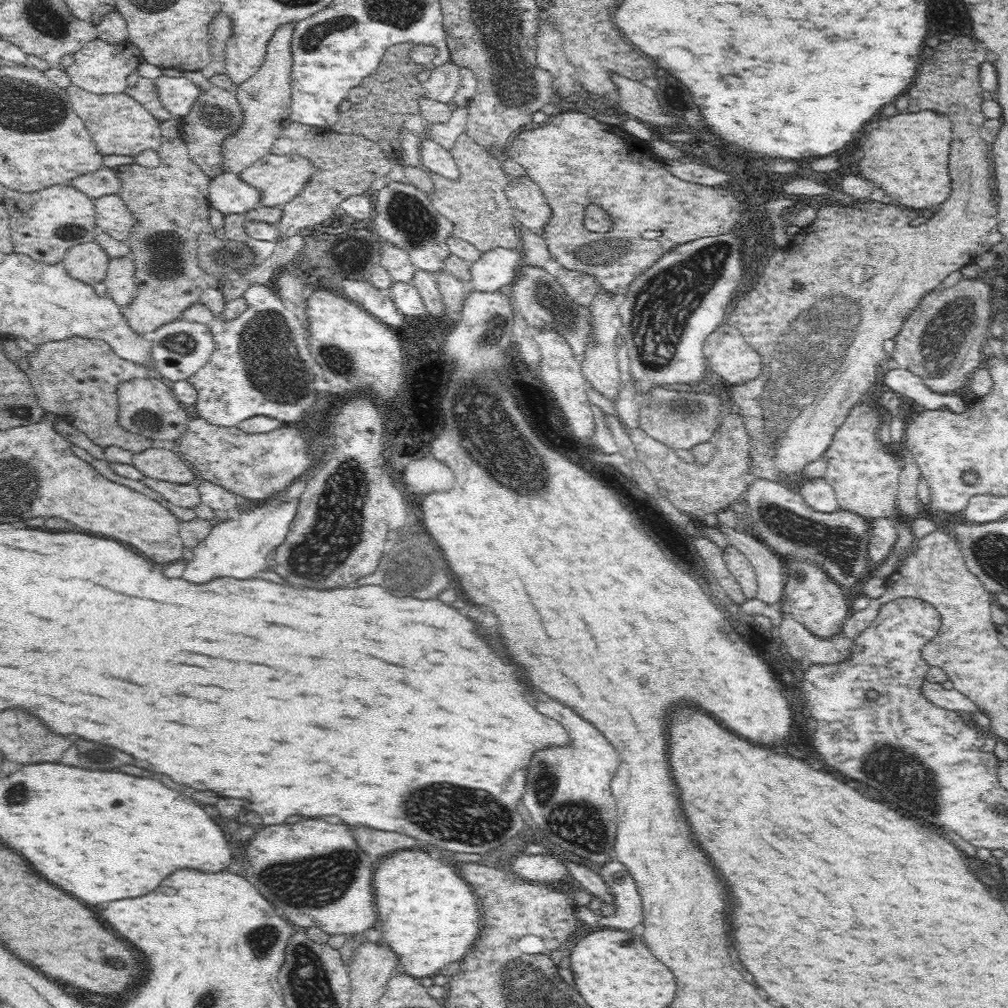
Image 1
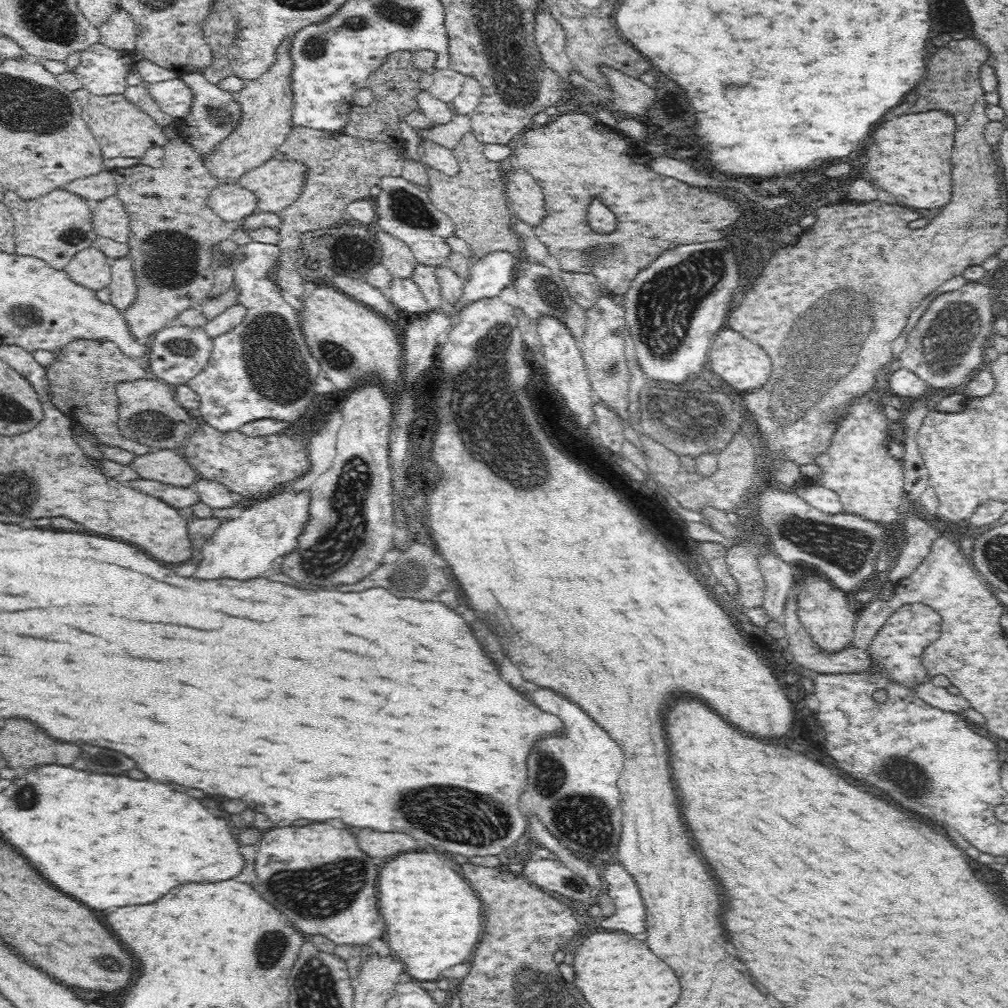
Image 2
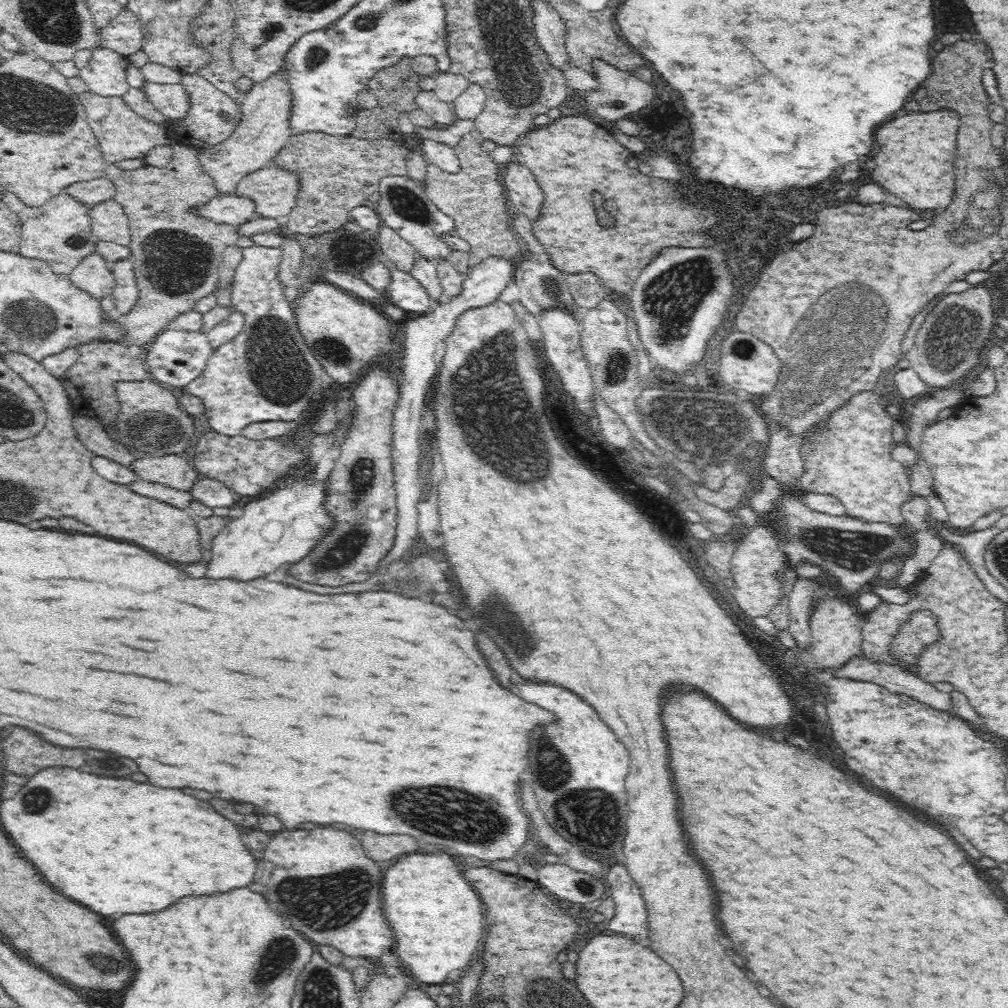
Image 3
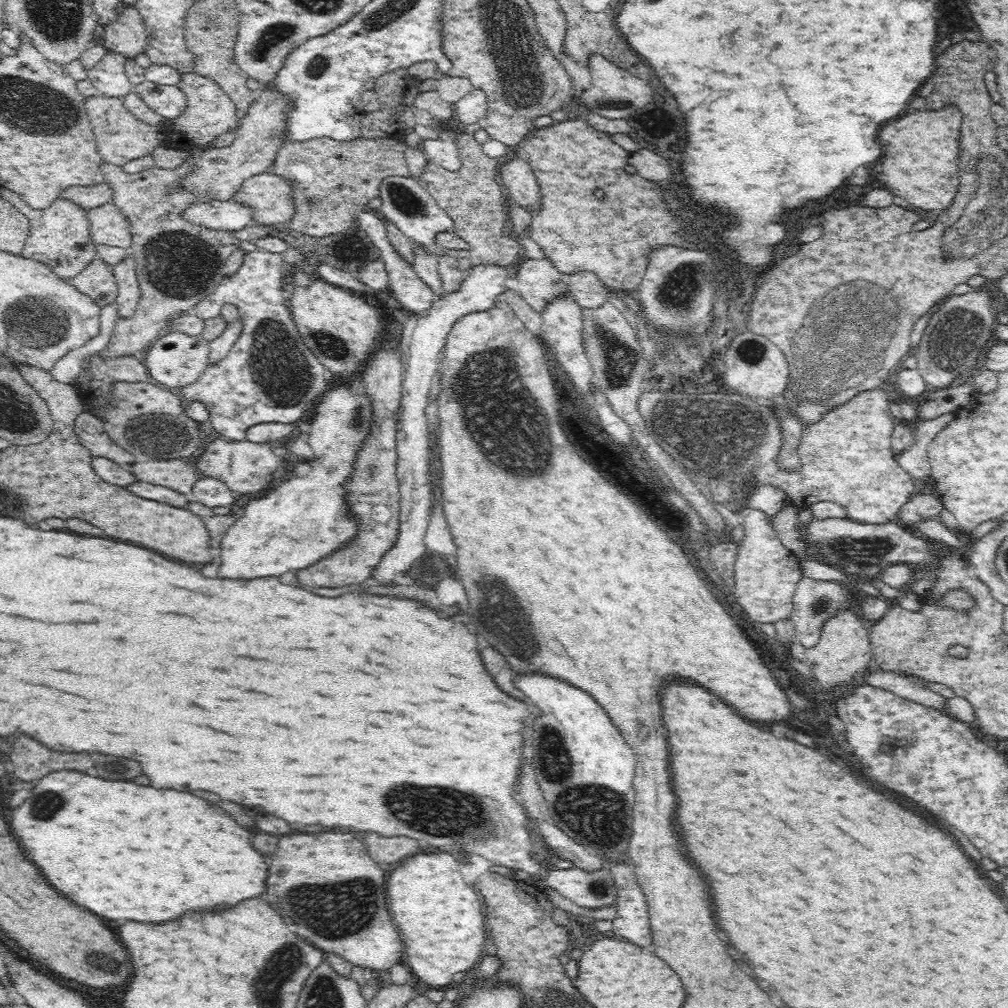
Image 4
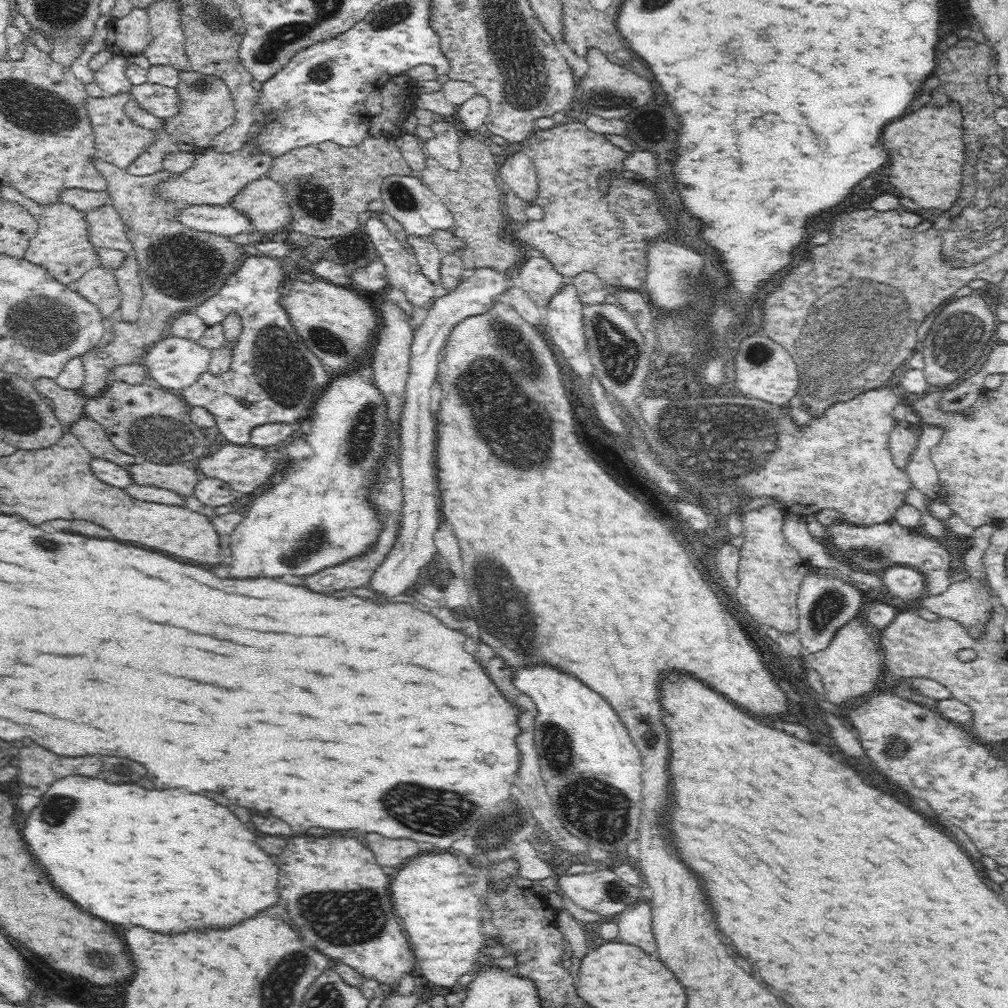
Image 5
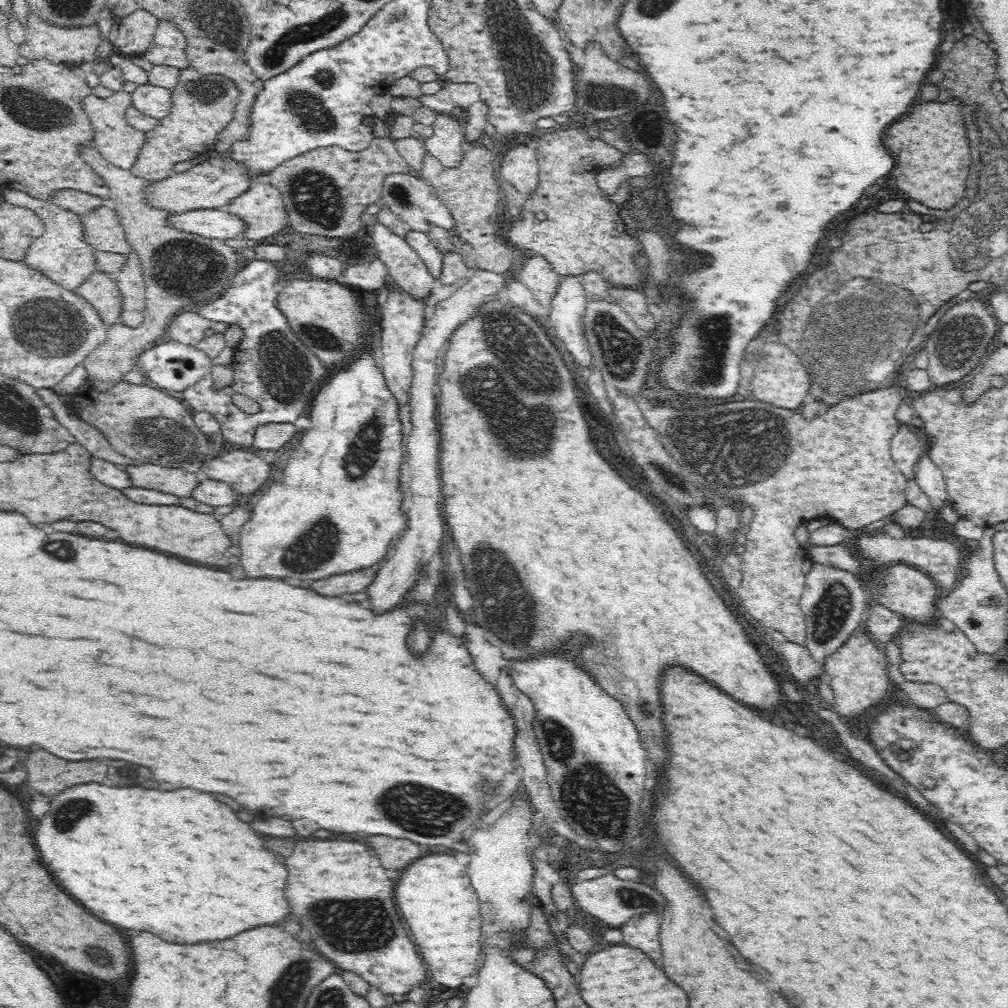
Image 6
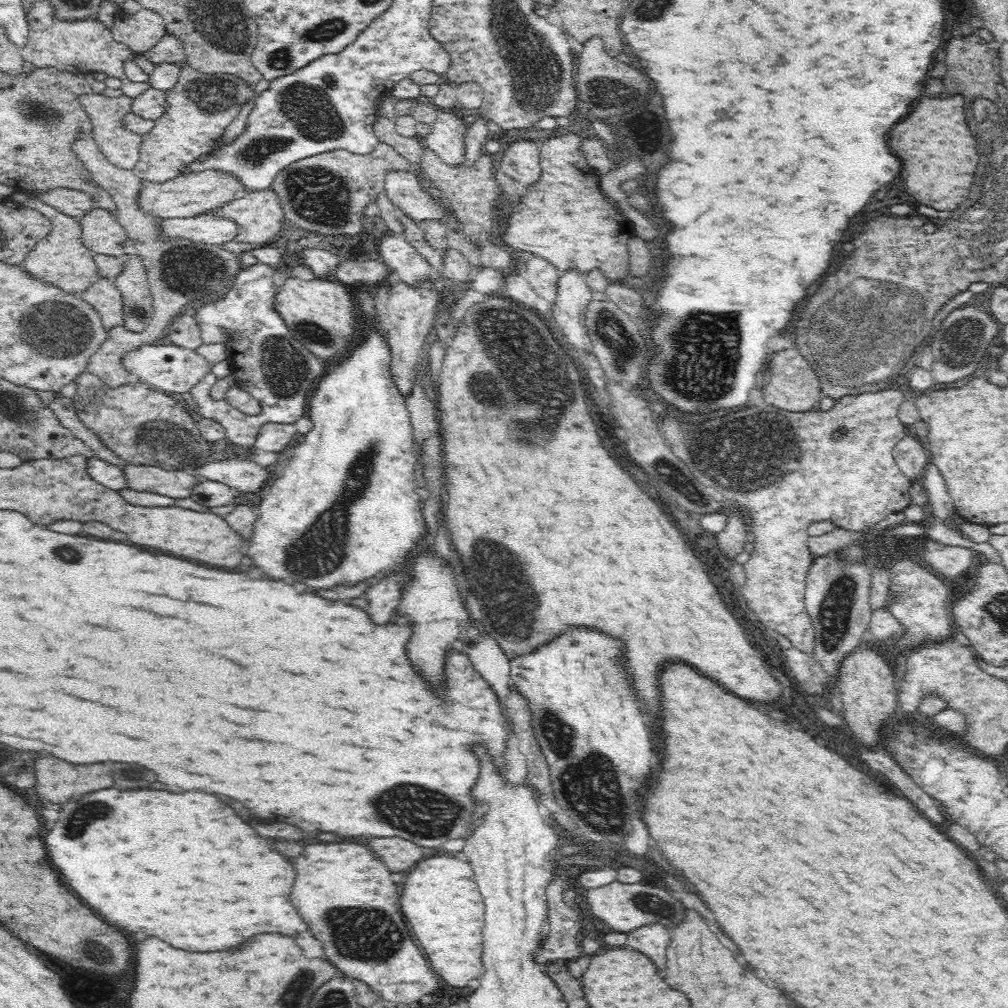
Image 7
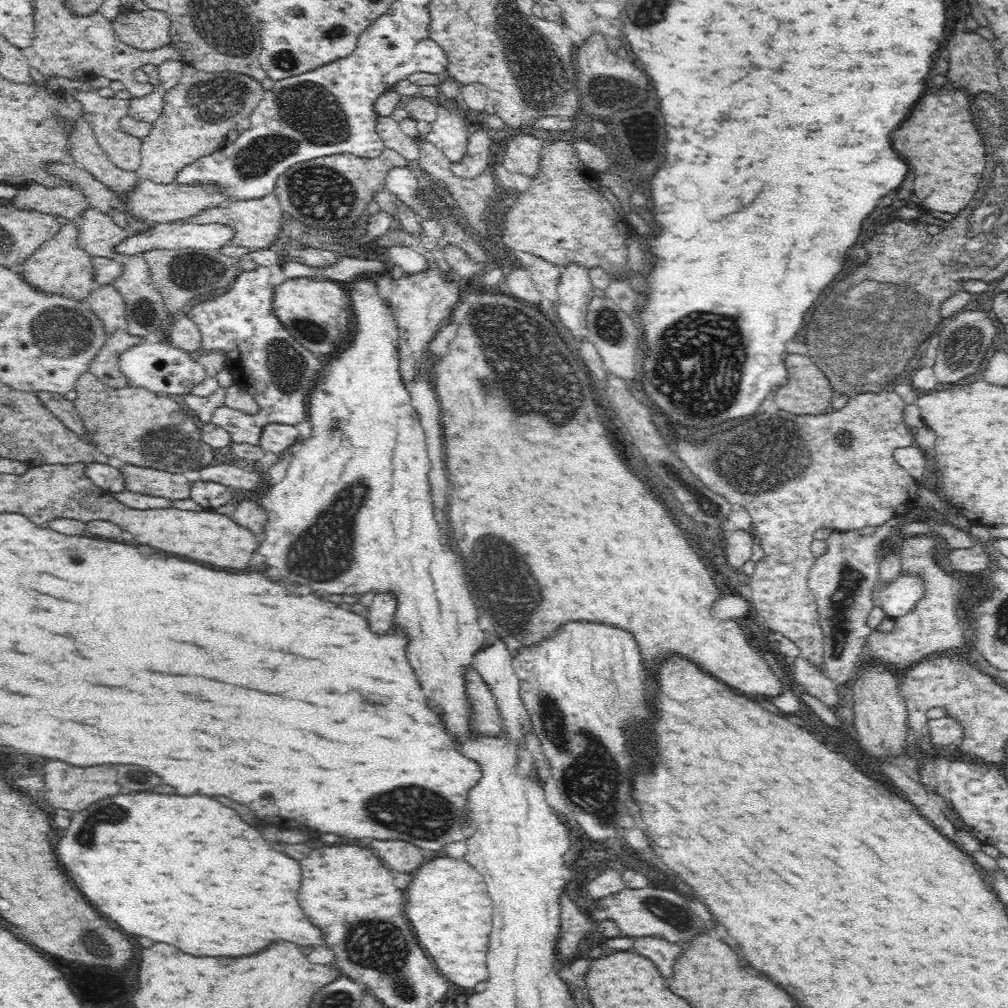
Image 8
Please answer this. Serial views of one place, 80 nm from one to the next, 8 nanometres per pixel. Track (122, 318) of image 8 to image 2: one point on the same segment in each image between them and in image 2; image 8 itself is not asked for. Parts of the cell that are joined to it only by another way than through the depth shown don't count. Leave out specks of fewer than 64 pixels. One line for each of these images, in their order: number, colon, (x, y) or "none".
2: (89, 266)
3: (93, 273)
4: (96, 279)
5: (98, 284)
6: (99, 288)
7: (102, 294)

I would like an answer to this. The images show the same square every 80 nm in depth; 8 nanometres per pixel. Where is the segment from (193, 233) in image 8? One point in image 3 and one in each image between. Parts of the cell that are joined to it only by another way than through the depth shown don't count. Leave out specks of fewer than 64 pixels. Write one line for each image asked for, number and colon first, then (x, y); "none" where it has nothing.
3: (231, 208)
4: (228, 214)
5: (225, 220)
6: (212, 223)
7: (215, 229)

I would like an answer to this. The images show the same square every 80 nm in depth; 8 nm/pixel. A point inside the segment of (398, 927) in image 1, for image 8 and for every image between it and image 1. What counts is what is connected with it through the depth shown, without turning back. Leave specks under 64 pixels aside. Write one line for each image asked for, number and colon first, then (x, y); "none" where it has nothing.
2: (432, 917)
3: (436, 918)
4: (439, 918)
5: (440, 915)
6: (435, 899)
7: (440, 901)
8: (447, 903)

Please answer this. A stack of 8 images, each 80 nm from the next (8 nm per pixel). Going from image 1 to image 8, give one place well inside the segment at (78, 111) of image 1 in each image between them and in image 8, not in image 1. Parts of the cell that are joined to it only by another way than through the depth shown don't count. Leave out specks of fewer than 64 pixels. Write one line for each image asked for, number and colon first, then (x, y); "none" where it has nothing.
2: (121, 128)
3: (121, 133)
4: (120, 136)
5: (119, 140)
6: (119, 143)
7: (121, 146)
8: (124, 150)

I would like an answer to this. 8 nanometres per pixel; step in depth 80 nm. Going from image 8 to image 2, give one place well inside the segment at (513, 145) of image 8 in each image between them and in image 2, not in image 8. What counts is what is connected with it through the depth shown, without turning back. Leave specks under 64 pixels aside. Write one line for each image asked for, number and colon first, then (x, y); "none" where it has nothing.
2: (526, 201)
3: (524, 197)
4: (520, 185)
5: (517, 171)
6: (518, 167)
7: (521, 162)

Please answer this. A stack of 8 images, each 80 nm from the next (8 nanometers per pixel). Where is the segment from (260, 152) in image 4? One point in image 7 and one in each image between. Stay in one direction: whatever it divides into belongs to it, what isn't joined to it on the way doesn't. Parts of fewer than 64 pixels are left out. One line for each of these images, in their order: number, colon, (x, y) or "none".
5: (214, 178)
6: (213, 183)
7: (191, 193)

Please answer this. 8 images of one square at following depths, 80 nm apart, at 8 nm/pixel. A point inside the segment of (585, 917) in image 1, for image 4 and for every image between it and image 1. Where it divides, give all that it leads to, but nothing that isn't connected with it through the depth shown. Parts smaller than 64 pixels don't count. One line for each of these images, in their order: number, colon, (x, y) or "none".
2: (629, 916)
3: (630, 918)
4: (632, 917)

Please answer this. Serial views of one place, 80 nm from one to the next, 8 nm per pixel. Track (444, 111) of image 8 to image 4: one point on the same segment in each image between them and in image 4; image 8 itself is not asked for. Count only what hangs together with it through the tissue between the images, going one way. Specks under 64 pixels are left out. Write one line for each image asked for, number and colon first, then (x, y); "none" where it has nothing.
4: (443, 151)
5: (444, 148)
6: (446, 144)
7: (447, 137)

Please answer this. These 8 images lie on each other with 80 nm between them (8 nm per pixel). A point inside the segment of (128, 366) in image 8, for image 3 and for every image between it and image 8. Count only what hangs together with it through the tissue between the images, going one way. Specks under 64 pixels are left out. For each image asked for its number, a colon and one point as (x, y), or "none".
3: (175, 356)
4: (174, 358)
5: (176, 362)
6: (174, 365)
7: (166, 367)

